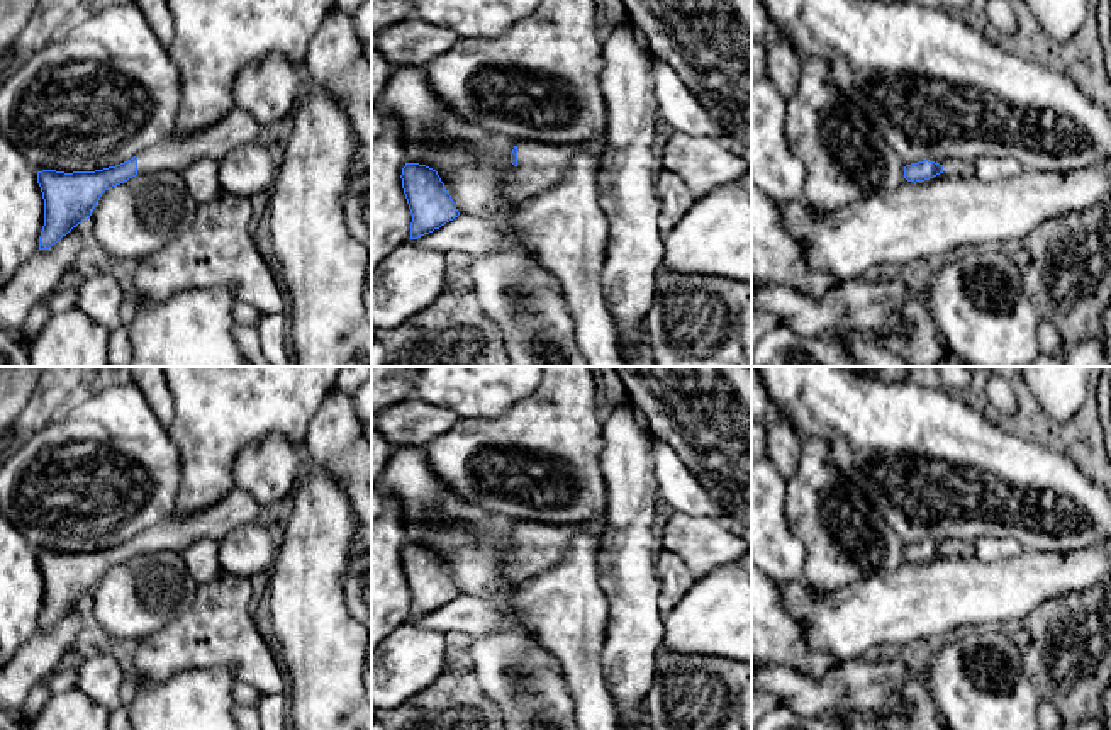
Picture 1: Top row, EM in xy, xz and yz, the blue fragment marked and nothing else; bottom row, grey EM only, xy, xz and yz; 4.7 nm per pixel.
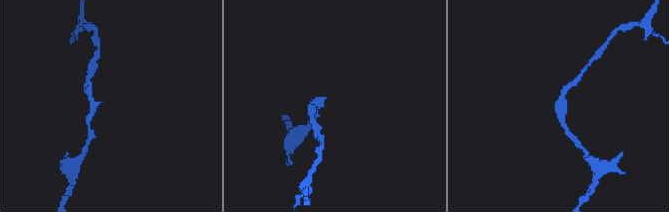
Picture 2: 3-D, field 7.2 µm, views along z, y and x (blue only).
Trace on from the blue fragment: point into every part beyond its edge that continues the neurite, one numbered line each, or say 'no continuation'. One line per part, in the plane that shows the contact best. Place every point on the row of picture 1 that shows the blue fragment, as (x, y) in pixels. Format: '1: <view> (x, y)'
1: xz (547, 163)

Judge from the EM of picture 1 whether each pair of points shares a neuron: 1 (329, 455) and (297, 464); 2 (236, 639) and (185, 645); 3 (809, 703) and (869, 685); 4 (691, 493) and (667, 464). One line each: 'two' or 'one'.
1: two
2: one
3: one
4: one

